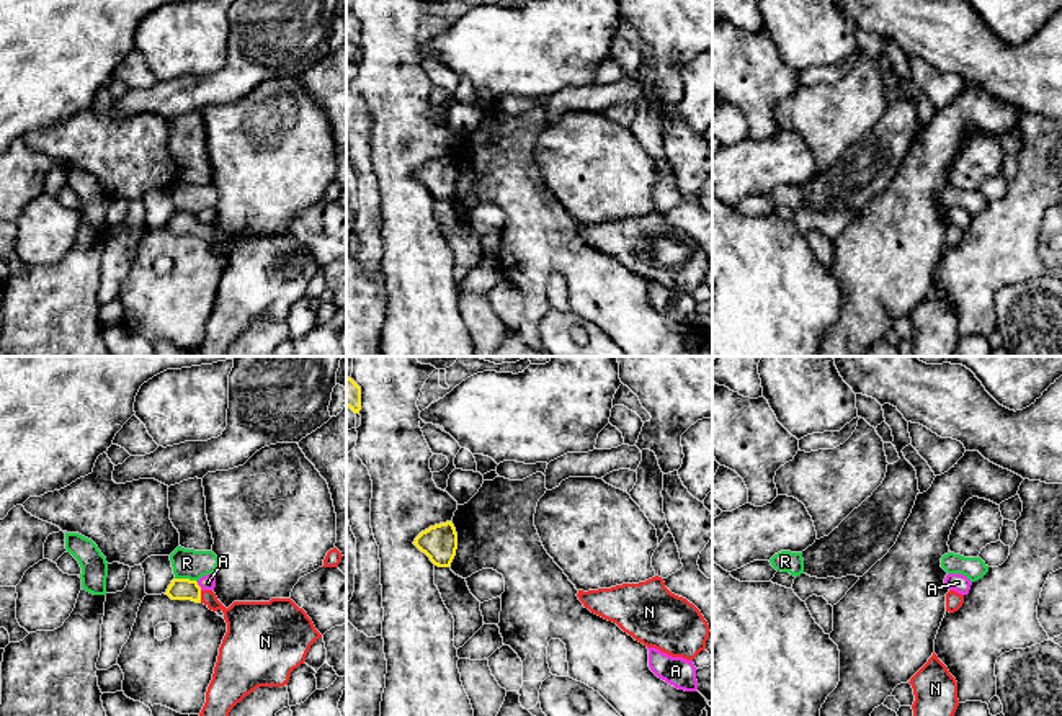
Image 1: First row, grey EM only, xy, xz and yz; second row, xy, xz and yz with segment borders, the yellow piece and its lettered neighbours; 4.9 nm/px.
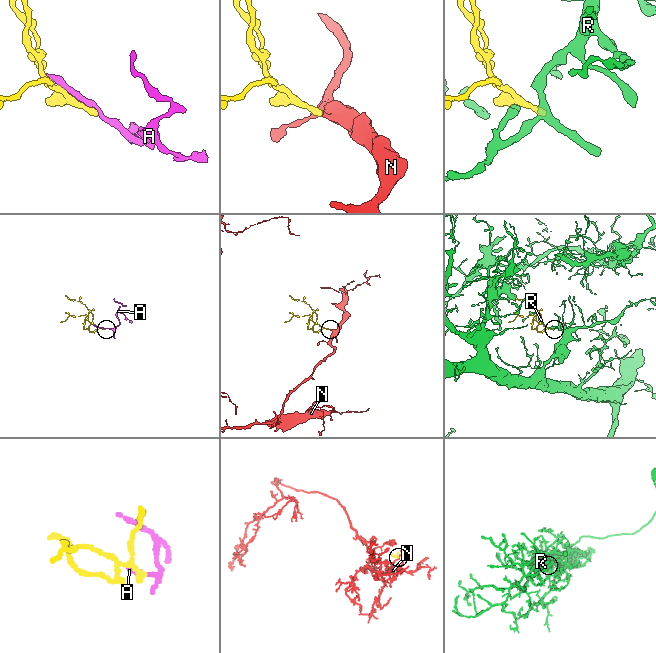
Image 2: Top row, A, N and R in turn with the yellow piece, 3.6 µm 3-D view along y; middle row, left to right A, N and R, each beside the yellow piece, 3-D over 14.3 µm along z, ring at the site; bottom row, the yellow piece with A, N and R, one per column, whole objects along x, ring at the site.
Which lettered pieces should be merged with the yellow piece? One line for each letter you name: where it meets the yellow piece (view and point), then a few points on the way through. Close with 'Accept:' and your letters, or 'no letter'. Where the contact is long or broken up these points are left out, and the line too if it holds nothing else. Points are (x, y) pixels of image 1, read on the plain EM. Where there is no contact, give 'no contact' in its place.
N: xy (200, 231) | across xy (180, 223), (188, 223), (200, 231), (208, 231), (244, 254)
Accept: N

